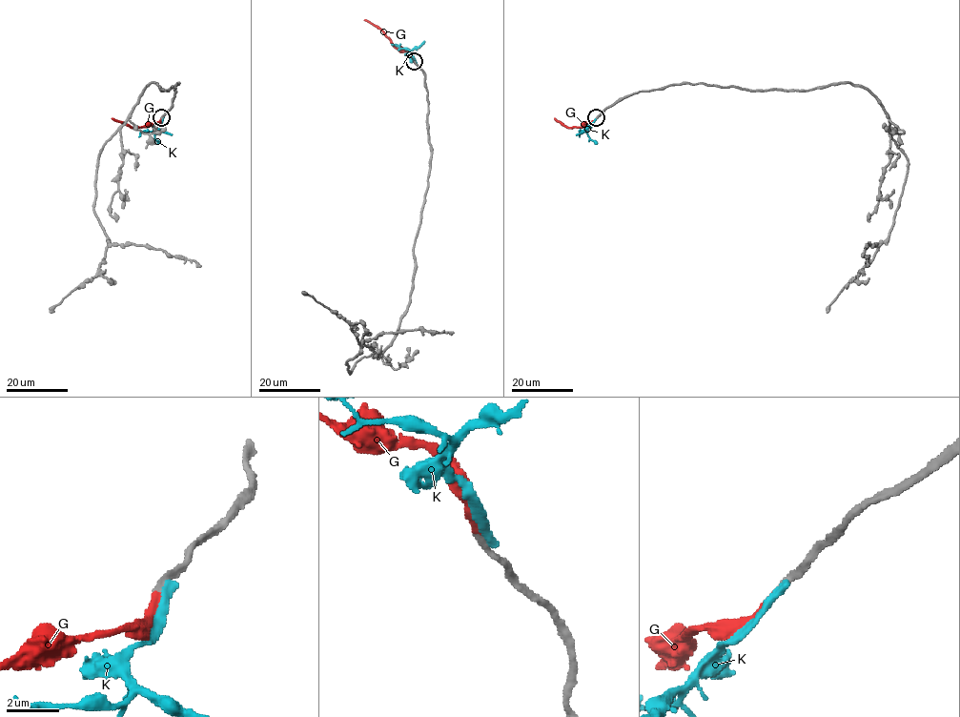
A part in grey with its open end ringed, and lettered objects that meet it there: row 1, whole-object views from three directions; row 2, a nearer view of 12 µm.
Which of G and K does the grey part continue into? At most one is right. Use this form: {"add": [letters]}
{"add": ["G"]}

